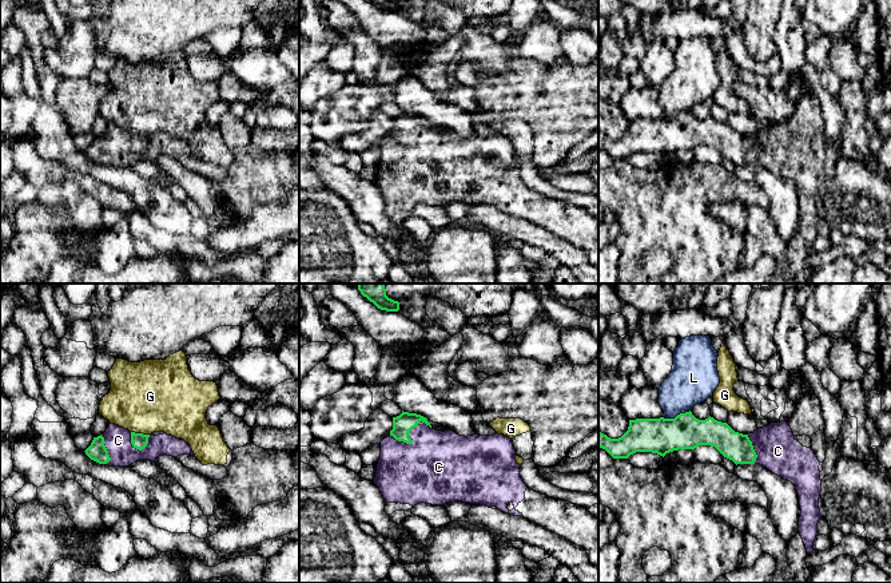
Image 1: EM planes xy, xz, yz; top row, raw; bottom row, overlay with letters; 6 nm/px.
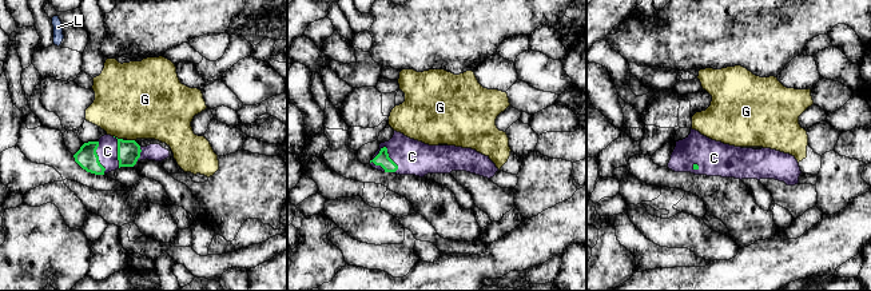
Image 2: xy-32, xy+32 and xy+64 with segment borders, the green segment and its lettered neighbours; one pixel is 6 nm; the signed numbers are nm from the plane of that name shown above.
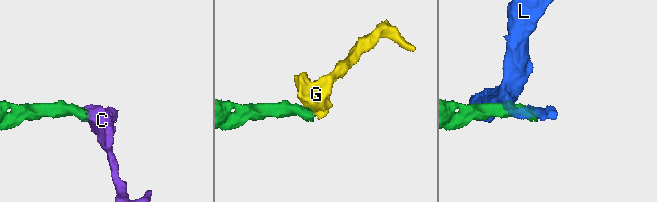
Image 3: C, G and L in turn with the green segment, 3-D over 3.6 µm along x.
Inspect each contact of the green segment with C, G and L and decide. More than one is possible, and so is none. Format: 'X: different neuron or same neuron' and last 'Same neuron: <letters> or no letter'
C: same neuron
G: different neuron
L: different neuron
Same neuron: C

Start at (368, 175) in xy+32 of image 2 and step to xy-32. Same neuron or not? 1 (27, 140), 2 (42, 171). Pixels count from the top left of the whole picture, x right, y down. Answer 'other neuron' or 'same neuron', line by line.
1: same neuron
2: other neuron

